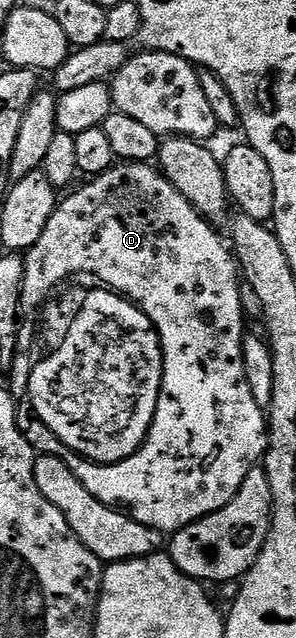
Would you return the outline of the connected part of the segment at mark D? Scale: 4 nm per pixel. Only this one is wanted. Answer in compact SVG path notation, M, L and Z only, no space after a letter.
M145 162L115 164L110 167L108 172L91 177L87 182L90 183L83 190L76 191L71 198L63 197L59 201L57 208L54 210L52 220L48 220L48 228L44 228L44 236L40 236L40 240L36 240L33 248L25 251L26 267L24 268L24 284L22 285L23 311L29 312L29 310L40 309L49 300L50 293L65 278L70 278L73 274L91 274L92 279L97 280L99 283L106 278L101 285L118 295L122 295L122 297L133 302L135 306L138 306L157 330L162 343L162 390L159 392L155 416L151 422L150 430L146 434L144 443L134 454L128 456L122 462L102 465L83 458L80 454L73 451L72 448L66 447L57 438L56 433L52 432L52 429L48 428L47 424L42 423L35 416L30 416L27 422L25 419L21 423L22 435L25 436L30 447L38 454L56 456L60 460L64 460L68 464L68 468L72 468L72 472L78 477L80 484L84 484L84 488L88 488L88 492L92 492L92 496L96 496L96 500L100 500L106 506L113 506L129 514L141 526L148 526L151 530L159 532L182 530L188 524L192 524L196 520L200 520L204 516L208 516L212 512L224 508L224 504L231 502L236 496L240 484L244 484L244 476L248 476L248 472L253 466L261 463L262 455L266 453L266 415L263 407L258 406L256 400L252 400L252 388L248 388L248 380L244 376L244 360L242 359L242 339L244 337L242 322L244 323L244 315L240 302L240 267L232 253L231 247L227 245L224 238L224 243L222 243L221 236L214 231L217 229L207 222L188 200L184 200L184 196L180 196L178 189L162 175L161 170L155 168L153 165Z

